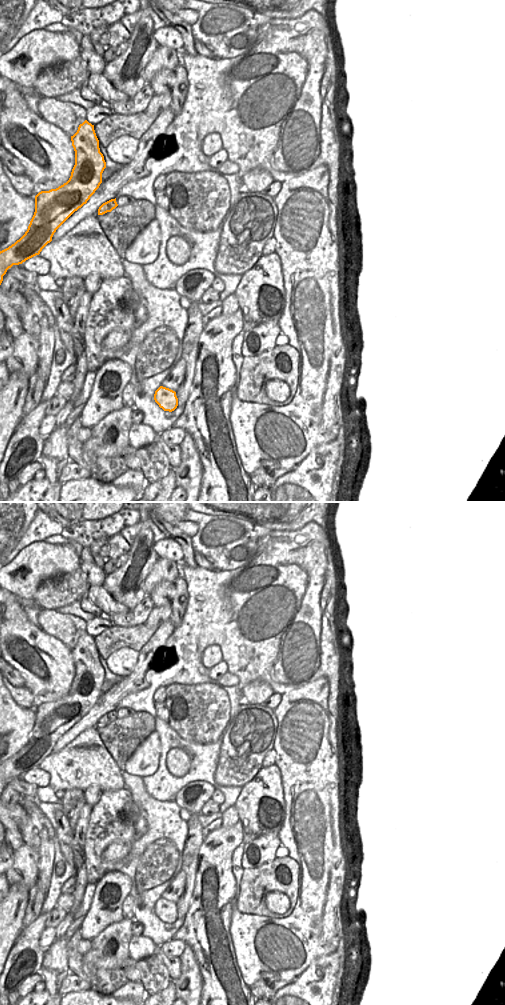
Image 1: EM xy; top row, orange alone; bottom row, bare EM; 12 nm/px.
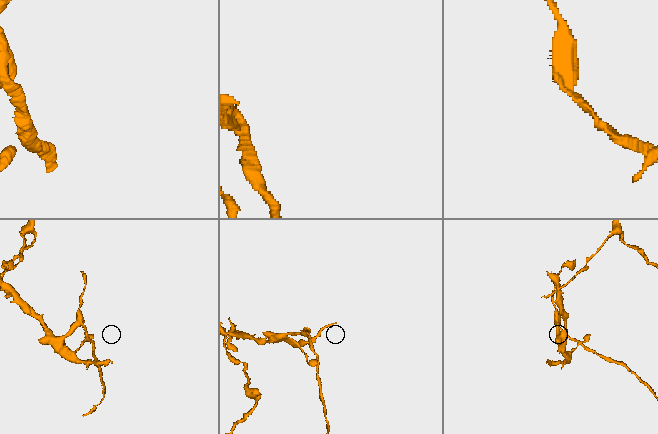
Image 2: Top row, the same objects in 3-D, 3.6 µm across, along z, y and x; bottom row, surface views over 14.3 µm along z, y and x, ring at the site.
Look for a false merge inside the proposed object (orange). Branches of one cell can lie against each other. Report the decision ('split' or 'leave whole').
split

